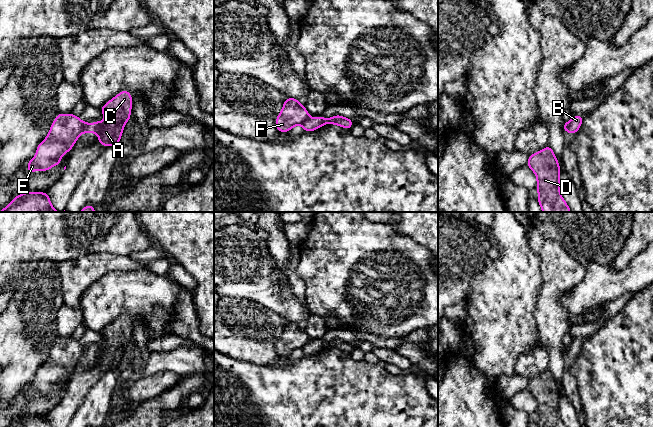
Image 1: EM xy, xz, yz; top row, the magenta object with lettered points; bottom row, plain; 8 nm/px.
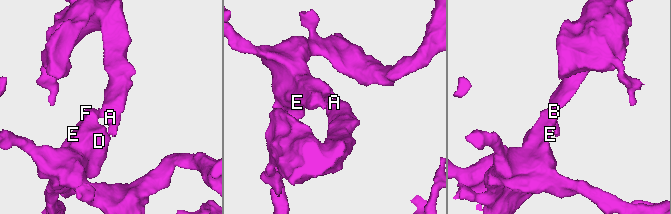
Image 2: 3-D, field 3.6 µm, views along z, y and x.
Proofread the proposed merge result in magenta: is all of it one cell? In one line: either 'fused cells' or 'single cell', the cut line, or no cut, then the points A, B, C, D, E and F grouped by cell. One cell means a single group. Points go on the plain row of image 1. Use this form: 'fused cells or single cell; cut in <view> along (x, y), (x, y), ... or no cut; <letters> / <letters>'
fused cells; cut in xy along (84, 346), (82, 355); A B C / D E F

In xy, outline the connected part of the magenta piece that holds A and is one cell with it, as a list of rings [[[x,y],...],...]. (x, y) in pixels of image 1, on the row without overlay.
[[[122,314],[100,332],[105,342],[105,348],[103,349],[100,345],[95,344],[90,350],[88,346],[84,346],[83,357],[97,356],[98,366],[104,371],[118,371],[124,348],[131,344],[131,332],[132,319],[129,315]]]

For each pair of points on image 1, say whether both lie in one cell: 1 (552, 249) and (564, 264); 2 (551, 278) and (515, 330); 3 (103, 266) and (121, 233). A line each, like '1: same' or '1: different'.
1: same
2: different
3: different

